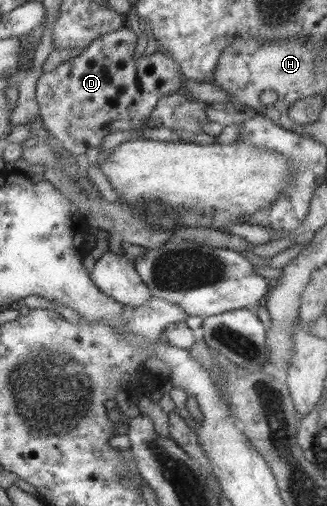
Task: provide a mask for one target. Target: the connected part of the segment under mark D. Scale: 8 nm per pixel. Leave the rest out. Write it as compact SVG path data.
M121 26L116 31L101 35L92 41L77 57L62 62L52 71L42 73L36 79L35 103L39 108L38 115L42 118L42 125L51 137L55 137L61 146L74 156L86 153L88 147L96 148L109 133L139 127L150 117L158 97L182 91L185 79L179 71L178 64L164 50L160 50L160 46L149 57L145 57L143 51L138 59L134 59L132 54L136 45L134 32Z

